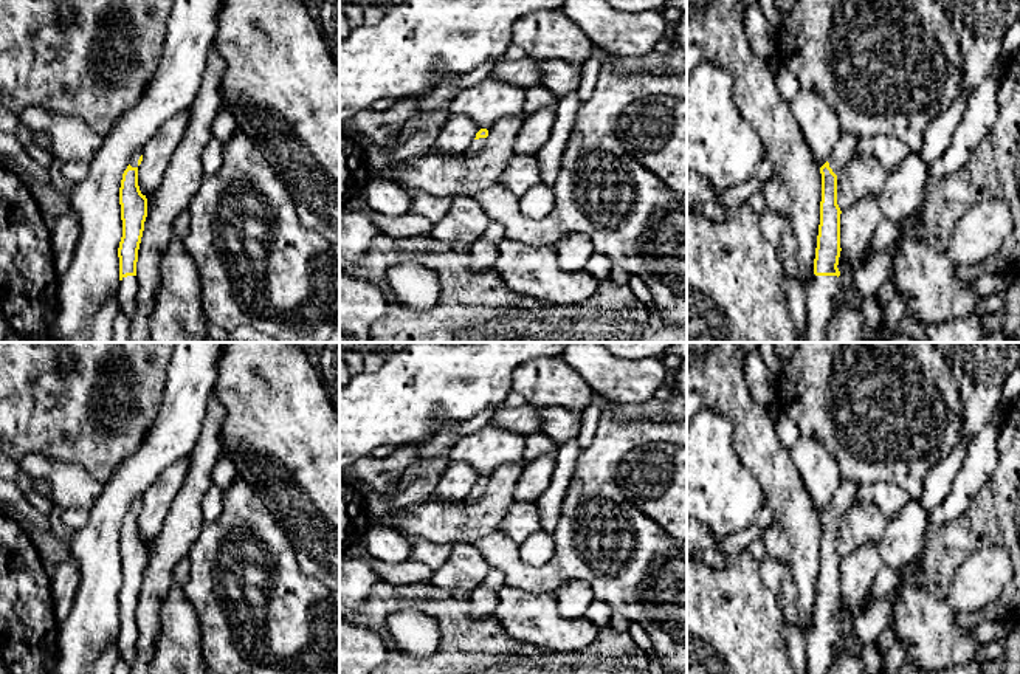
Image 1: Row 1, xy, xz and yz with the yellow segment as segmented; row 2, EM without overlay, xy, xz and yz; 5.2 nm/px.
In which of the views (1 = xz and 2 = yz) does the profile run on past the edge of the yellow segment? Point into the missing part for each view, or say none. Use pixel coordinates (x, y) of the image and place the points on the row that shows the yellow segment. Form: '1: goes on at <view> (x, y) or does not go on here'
1: goes on at xz (476, 146)
2: goes on at yz (820, 293)

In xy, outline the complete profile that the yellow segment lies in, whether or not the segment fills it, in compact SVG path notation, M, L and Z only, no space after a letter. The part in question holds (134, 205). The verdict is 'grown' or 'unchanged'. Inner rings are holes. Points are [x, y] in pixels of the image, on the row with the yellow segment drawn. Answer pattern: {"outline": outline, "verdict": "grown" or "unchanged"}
{"outline": "M136 152L122 174L119 187L122 237L118 248L118 257L121 282L115 297L129 321L133 319L136 310L136 262L147 217L147 198L141 194L138 186L138 167L141 161L143 155Z", "verdict": "grown"}

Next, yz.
{"outline": "M840 133L829 160L820 167L822 201L814 277L806 290L808 325L803 342L825 342L839 291L840 208L837 205L837 174L848 164L857 138Z", "verdict": "grown"}

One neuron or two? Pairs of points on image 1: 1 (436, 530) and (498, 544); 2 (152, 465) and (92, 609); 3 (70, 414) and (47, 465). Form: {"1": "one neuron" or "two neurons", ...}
{"1": "two neurons", "2": "one neuron", "3": "two neurons"}

